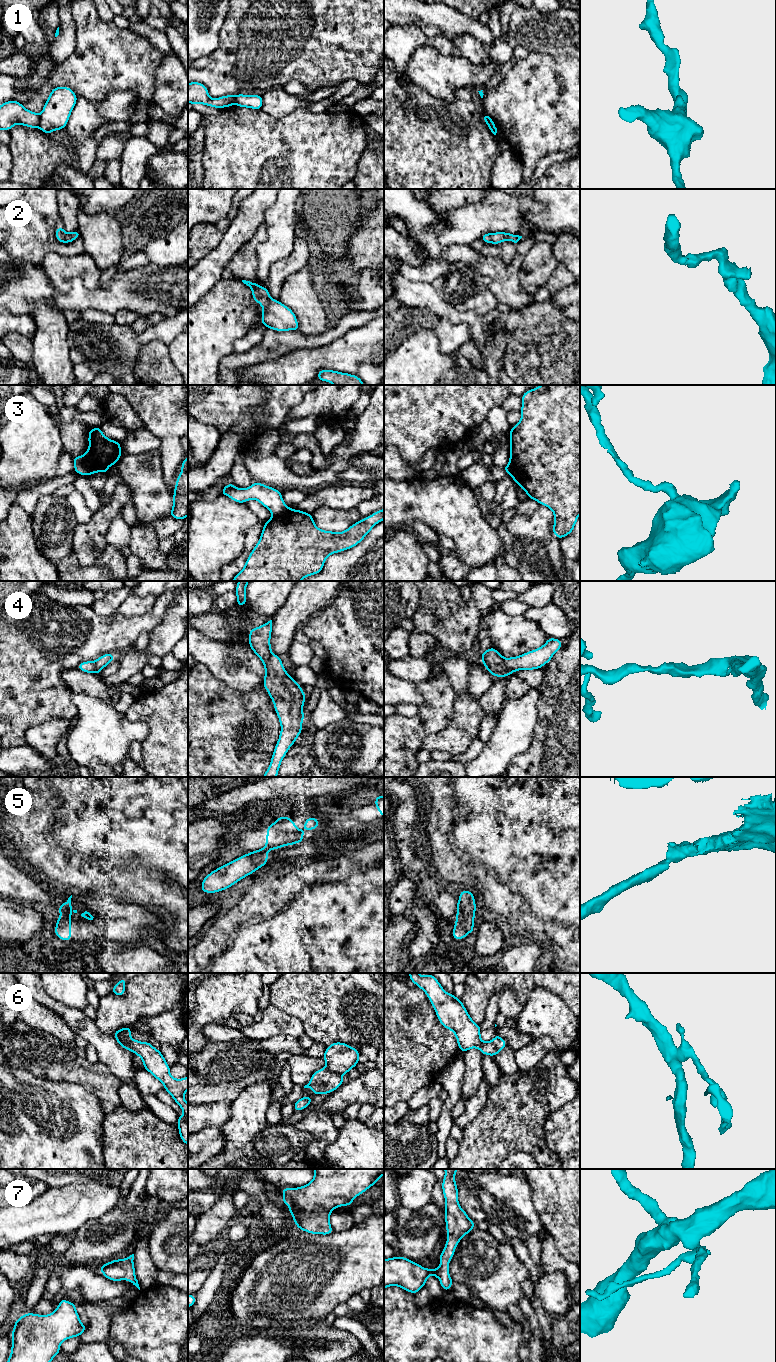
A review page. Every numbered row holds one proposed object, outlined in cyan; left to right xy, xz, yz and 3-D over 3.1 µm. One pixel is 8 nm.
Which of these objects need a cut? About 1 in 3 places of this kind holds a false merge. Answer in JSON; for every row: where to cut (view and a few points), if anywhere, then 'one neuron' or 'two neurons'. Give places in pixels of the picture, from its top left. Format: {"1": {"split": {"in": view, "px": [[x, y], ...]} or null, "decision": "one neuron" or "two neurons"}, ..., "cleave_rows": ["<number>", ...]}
{"1": {"split": {"in": "xy", "px": [[40, 115], [38, 126]]}, "decision": "two neurons"}, "2": {"split": null, "decision": "one neuron"}, "3": {"split": {"in": "xy", "px": [[83, 455], [87, 467], [87, 475]]}, "decision": "two neurons"}, "4": {"split": null, "decision": "one neuron"}, "5": {"split": {"in": "xz", "px": [[263, 849], [267, 850]]}, "decision": "two neurons"}, "6": {"split": {"in": "xy", "px": [[120, 1029], [120, 1038], [133, 1051]]}, "decision": "two neurons"}, "7": {"split": null, "decision": "one neuron"}, "cleave_rows": ["1", "3", "5", "6"]}

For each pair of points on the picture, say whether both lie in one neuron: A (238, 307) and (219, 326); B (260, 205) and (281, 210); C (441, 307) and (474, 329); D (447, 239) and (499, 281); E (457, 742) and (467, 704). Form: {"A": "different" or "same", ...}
{"A": "same", "B": "different", "C": "same", "D": "different", "E": "same"}

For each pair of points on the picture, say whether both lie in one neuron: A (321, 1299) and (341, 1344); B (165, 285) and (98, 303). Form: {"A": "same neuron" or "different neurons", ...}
{"A": "different neurons", "B": "same neuron"}

